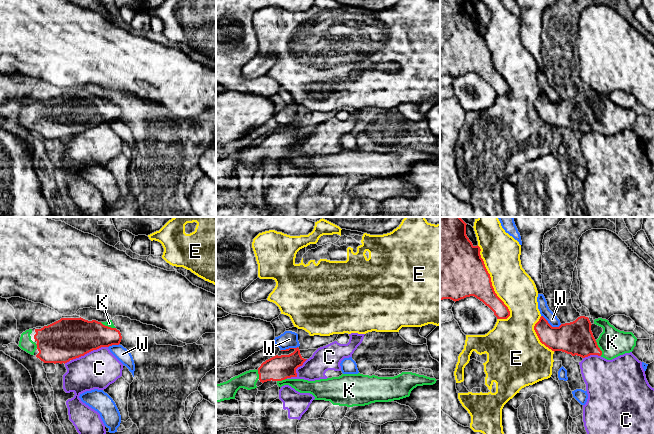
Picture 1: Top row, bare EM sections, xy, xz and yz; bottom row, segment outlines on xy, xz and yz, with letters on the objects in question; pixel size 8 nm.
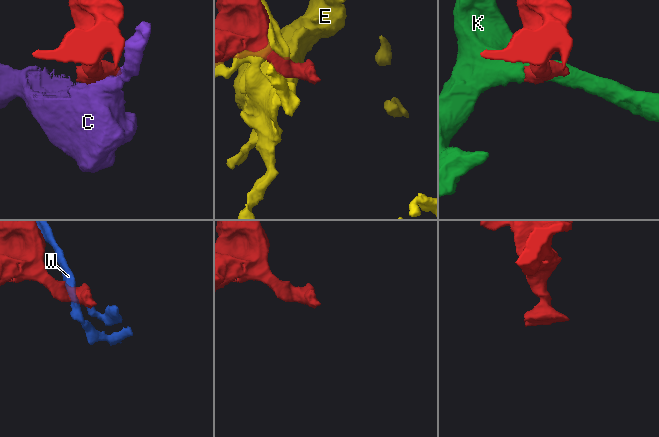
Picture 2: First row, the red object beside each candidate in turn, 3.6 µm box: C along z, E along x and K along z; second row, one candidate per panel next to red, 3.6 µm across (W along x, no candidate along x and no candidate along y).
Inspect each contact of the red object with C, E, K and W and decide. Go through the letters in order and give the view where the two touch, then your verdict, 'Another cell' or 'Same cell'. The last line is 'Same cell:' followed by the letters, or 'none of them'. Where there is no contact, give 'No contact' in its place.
C: Touches red in xy. Another cell
E: Touches red in yz. Another cell
K: Touches red in yz. Same cell
W: Touches red in yz. Another cell
Same cell: K

